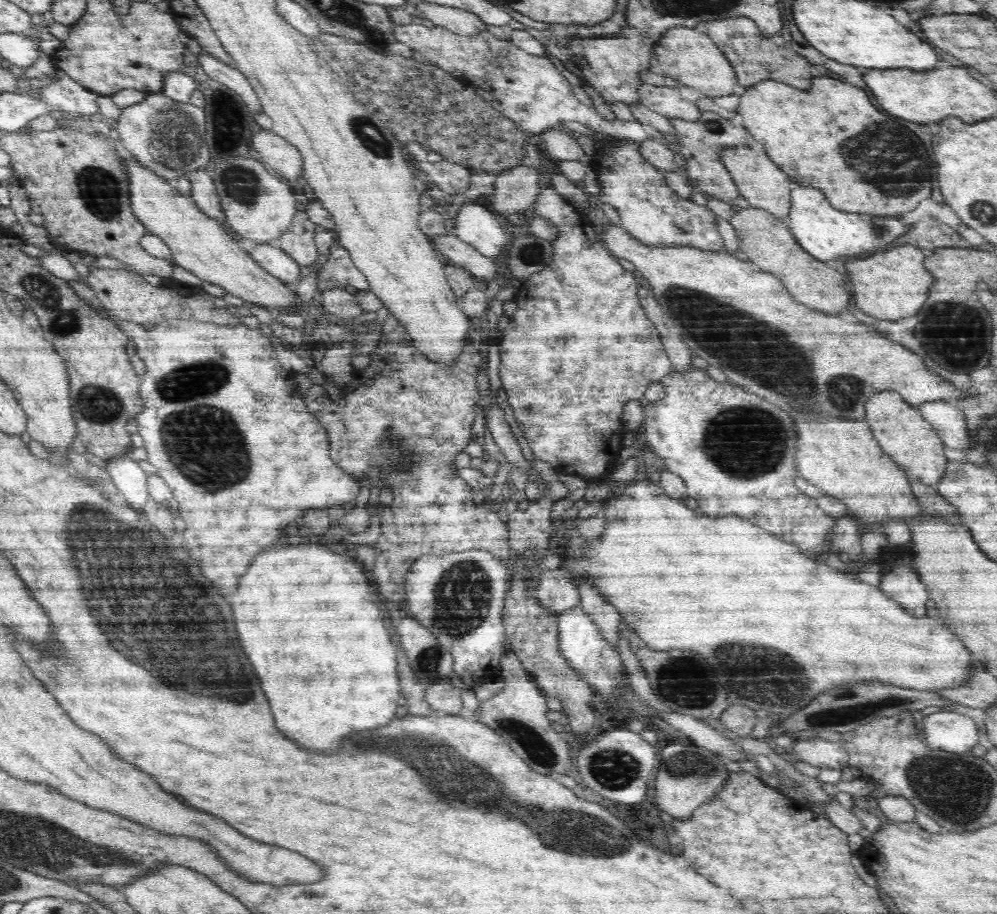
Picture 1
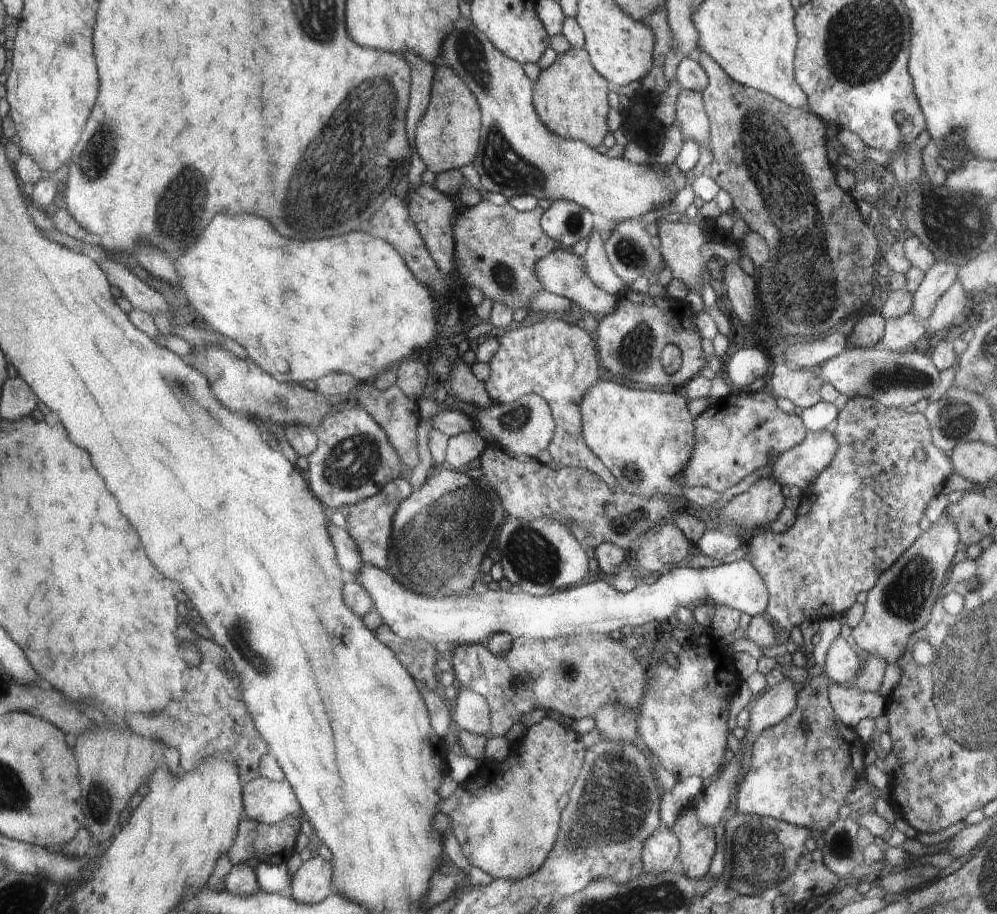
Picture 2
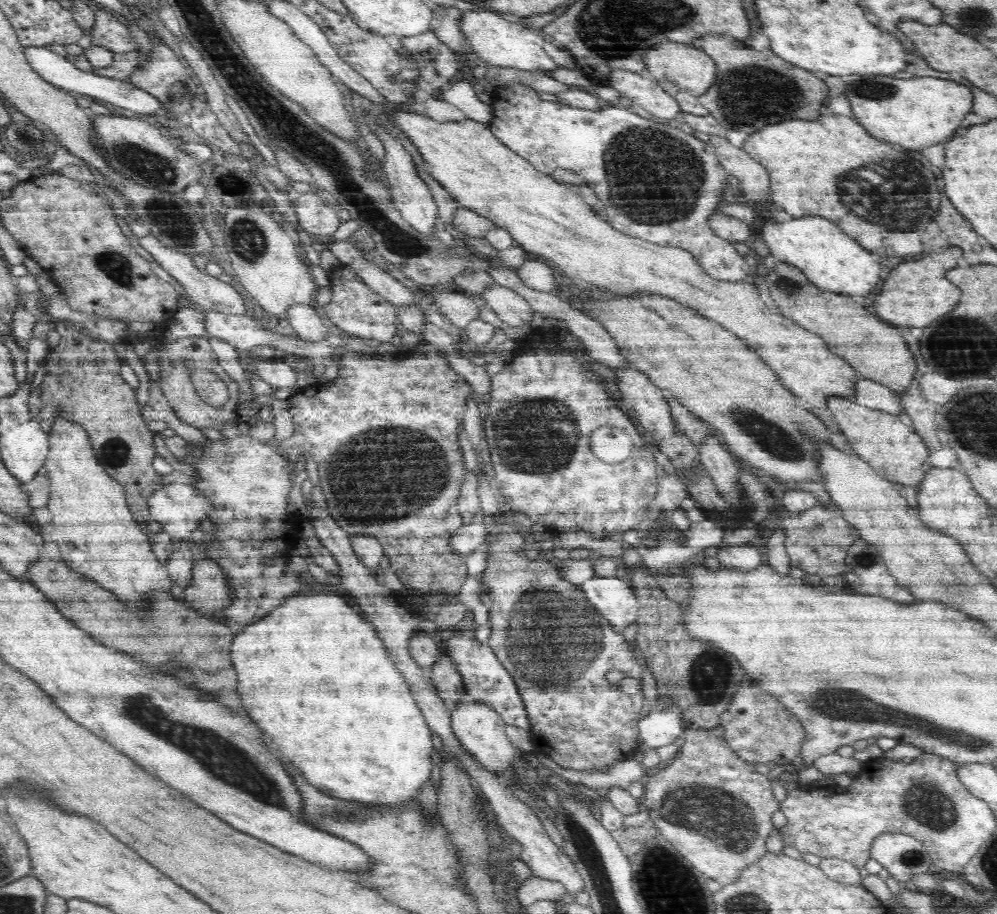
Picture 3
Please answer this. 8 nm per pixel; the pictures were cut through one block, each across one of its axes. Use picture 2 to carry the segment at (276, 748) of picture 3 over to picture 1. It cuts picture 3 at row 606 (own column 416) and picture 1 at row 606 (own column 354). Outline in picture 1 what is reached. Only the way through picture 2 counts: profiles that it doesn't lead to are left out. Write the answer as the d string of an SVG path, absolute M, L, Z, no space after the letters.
M318 544L272 548L268 552L258 554L252 560L248 574L240 578L240 586L238 586L236 594L230 598L232 610L234 610L234 620L236 620L238 640L242 644L242 650L254 664L258 678L262 680L262 690L268 694L266 698L270 700L270 708L274 708L274 720L278 720L278 728L282 728L284 736L294 736L294 740L298 740L298 744L306 744L306 748L334 748L334 744L338 744L338 740L346 740L352 732L378 728L378 724L386 724L386 720L390 720L390 716L396 716L397 702L401 695L396 671L398 670L396 664L399 651L390 641L390 635L384 628L383 614L372 602L371 590L368 590L370 576L365 570L360 570L361 566L362 564L357 560L350 562L348 558L344 558L344 554L342 556L334 554L328 548L322 548Z

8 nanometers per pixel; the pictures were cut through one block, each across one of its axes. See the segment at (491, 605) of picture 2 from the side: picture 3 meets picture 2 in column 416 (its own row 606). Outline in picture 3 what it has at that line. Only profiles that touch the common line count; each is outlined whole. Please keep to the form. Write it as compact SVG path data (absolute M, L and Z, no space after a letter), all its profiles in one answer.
M622 575L590 578L579 587L601 618L619 633L640 617L640 605L633 588Z

